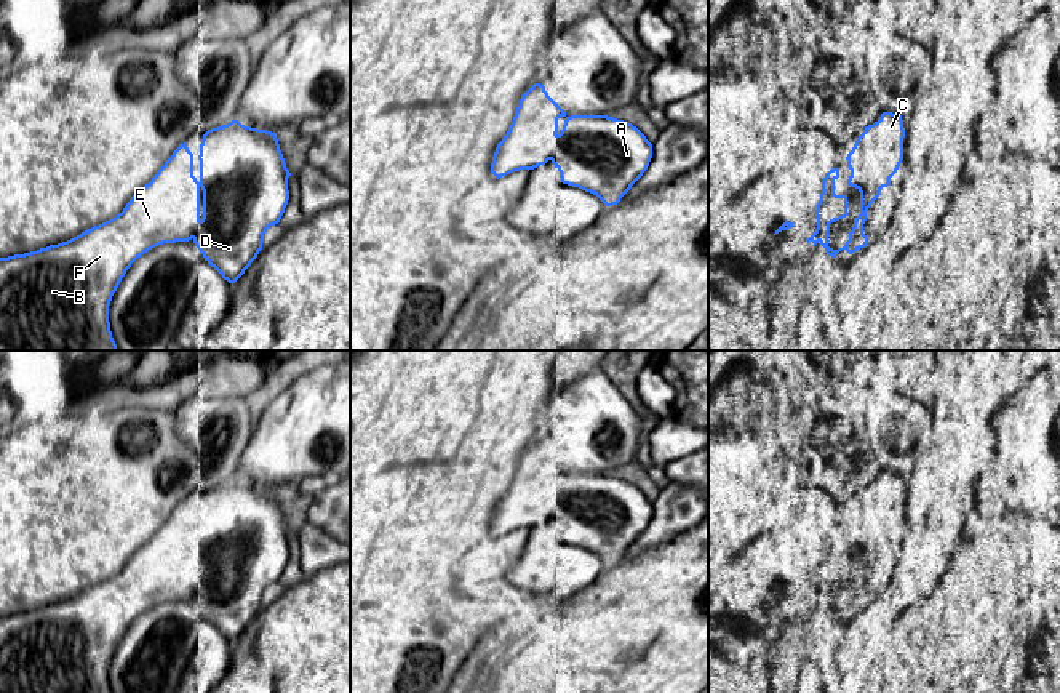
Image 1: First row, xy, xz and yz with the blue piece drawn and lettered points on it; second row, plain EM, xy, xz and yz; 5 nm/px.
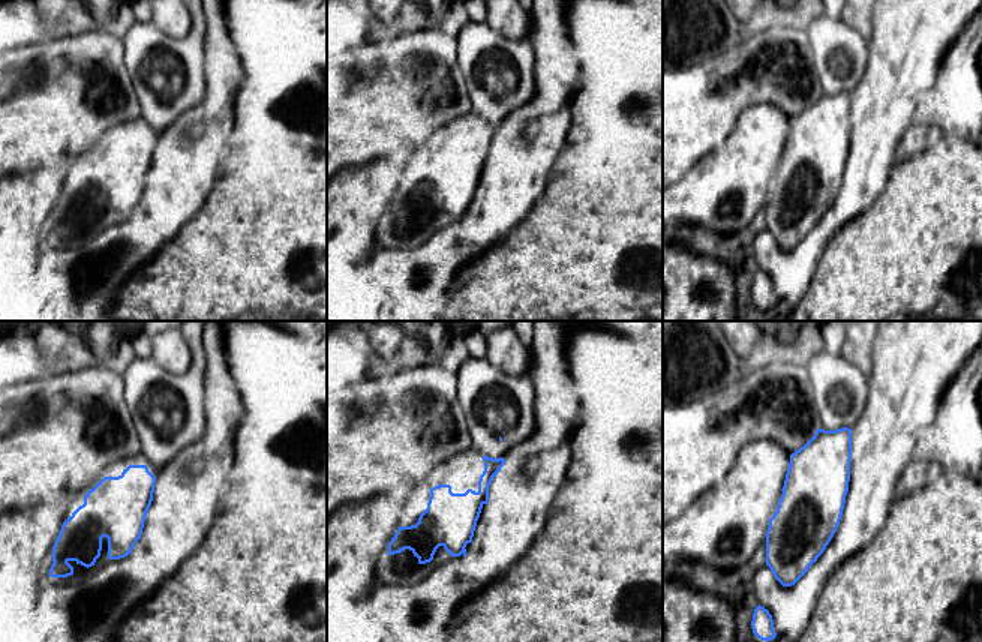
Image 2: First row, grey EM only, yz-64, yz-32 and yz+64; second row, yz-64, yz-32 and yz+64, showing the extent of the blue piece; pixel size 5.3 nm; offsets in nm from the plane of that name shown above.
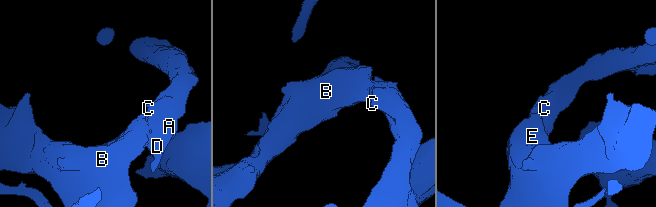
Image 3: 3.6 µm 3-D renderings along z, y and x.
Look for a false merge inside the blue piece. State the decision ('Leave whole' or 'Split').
Leave whole

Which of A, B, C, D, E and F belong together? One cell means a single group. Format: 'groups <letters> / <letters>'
groups A B C D E F

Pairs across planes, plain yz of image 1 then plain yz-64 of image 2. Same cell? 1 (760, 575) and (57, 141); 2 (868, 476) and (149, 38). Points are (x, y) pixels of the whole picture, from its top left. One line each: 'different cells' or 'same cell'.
1: different cells
2: same cell

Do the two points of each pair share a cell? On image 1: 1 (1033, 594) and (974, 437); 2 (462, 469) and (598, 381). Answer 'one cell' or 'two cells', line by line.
1: two cells
2: two cells

